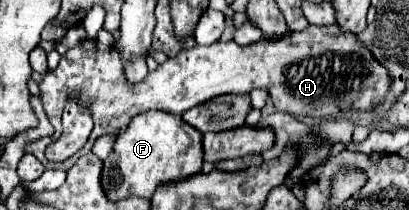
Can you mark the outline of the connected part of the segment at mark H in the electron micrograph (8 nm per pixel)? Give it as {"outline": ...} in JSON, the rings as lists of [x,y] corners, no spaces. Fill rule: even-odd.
{"outline":[[[335,24],[333,26],[309,26],[303,32],[285,34],[279,40],[277,38],[261,38],[259,42],[253,42],[251,46],[239,46],[237,42],[215,42],[211,46],[183,50],[175,58],[169,58],[167,62],[163,62],[155,72],[149,72],[149,76],[141,84],[135,84],[135,86],[127,84],[123,68],[121,68],[119,52],[115,48],[107,48],[107,46],[99,44],[97,40],[83,40],[77,46],[73,46],[67,54],[63,54],[59,66],[53,72],[47,72],[43,76],[43,80],[39,82],[39,98],[43,102],[43,108],[45,108],[51,124],[55,126],[55,132],[53,132],[53,136],[45,136],[45,138],[27,142],[25,152],[37,156],[45,168],[57,166],[45,158],[45,148],[47,148],[47,144],[51,144],[53,140],[59,138],[59,132],[61,132],[61,110],[59,108],[65,108],[69,96],[77,96],[79,104],[89,102],[89,112],[95,122],[95,128],[93,128],[93,134],[89,136],[87,144],[79,152],[75,152],[71,158],[67,158],[65,162],[59,164],[63,170],[69,170],[79,156],[91,152],[91,146],[99,136],[123,132],[127,128],[129,120],[135,114],[141,114],[143,110],[155,108],[155,110],[167,110],[171,114],[183,114],[185,110],[189,110],[201,102],[207,102],[215,96],[249,94],[253,88],[265,88],[279,112],[287,112],[291,116],[331,118],[331,116],[355,112],[355,110],[357,112],[373,112],[373,108],[379,106],[383,102],[385,94],[389,94],[389,90],[391,90],[391,74],[387,74],[387,68],[381,62],[375,62],[375,56],[371,54],[371,50],[367,50],[367,46],[361,44],[359,36],[343,34],[343,30],[339,30],[339,26],[335,26]]]}

